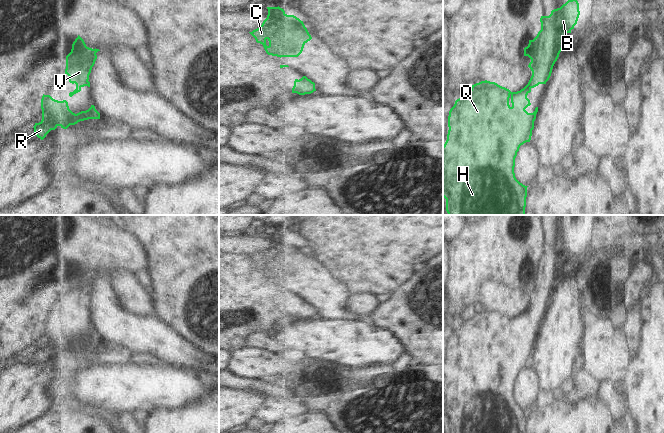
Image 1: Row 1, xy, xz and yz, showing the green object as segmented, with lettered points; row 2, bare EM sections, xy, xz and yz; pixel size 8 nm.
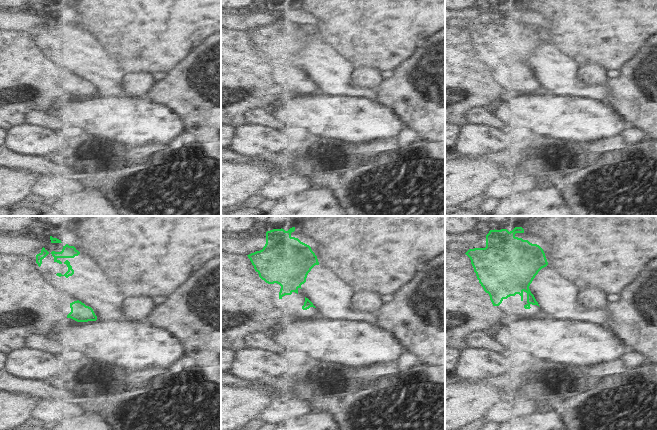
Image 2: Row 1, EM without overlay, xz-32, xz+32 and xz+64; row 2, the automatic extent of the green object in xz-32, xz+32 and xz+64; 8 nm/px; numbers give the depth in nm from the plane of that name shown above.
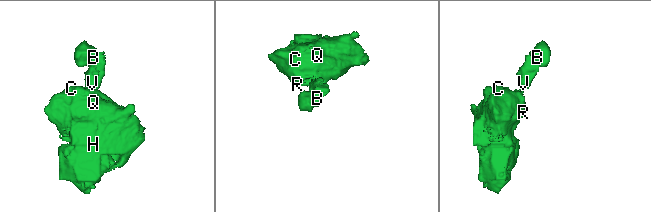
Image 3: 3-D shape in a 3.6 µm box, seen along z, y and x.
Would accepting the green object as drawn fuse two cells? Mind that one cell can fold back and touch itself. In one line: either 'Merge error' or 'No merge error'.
No merge error.

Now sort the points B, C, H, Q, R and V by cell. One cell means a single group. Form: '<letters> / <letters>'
B C H Q R V

